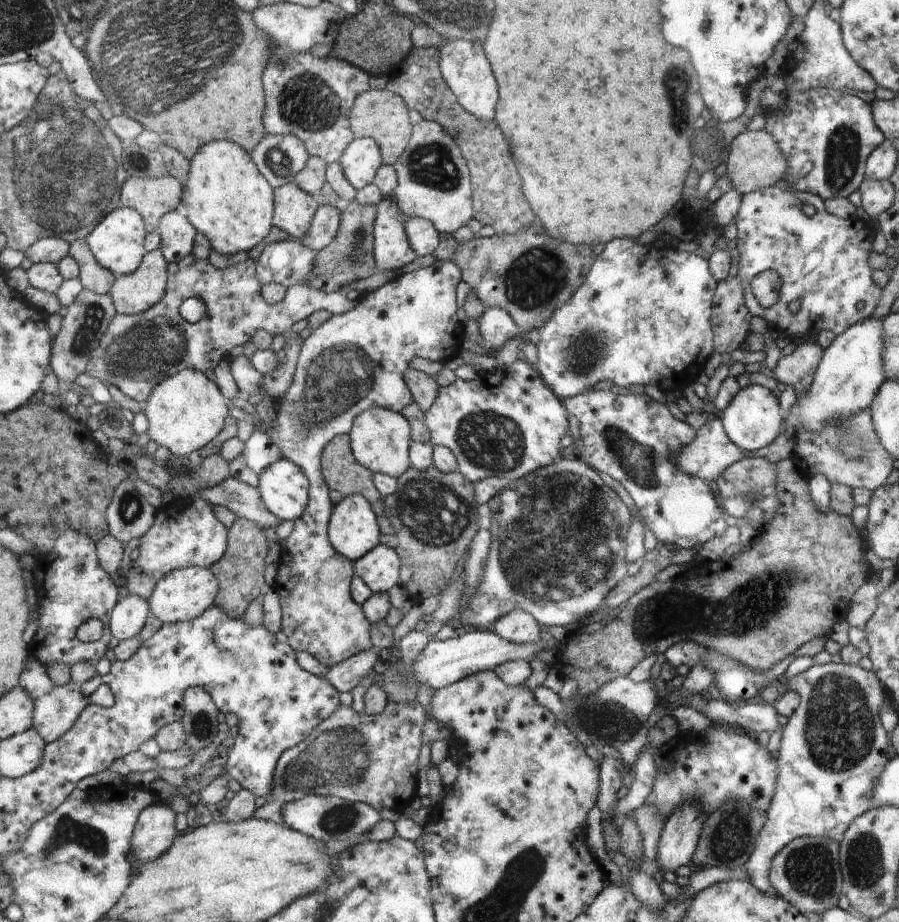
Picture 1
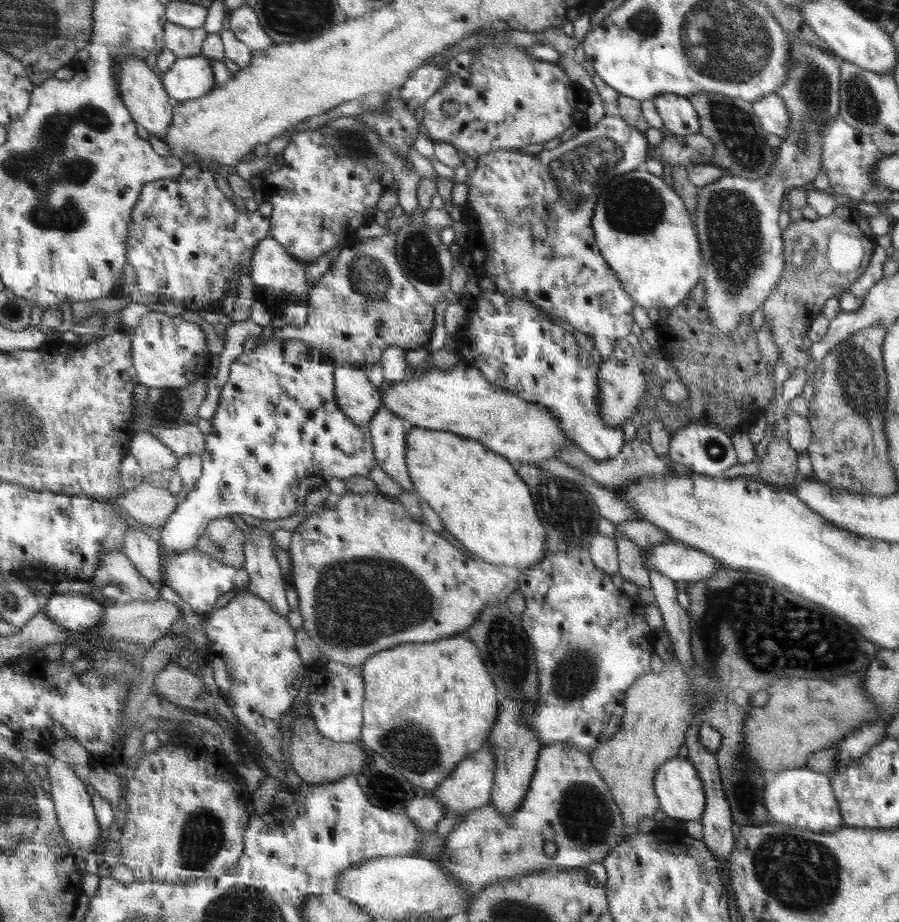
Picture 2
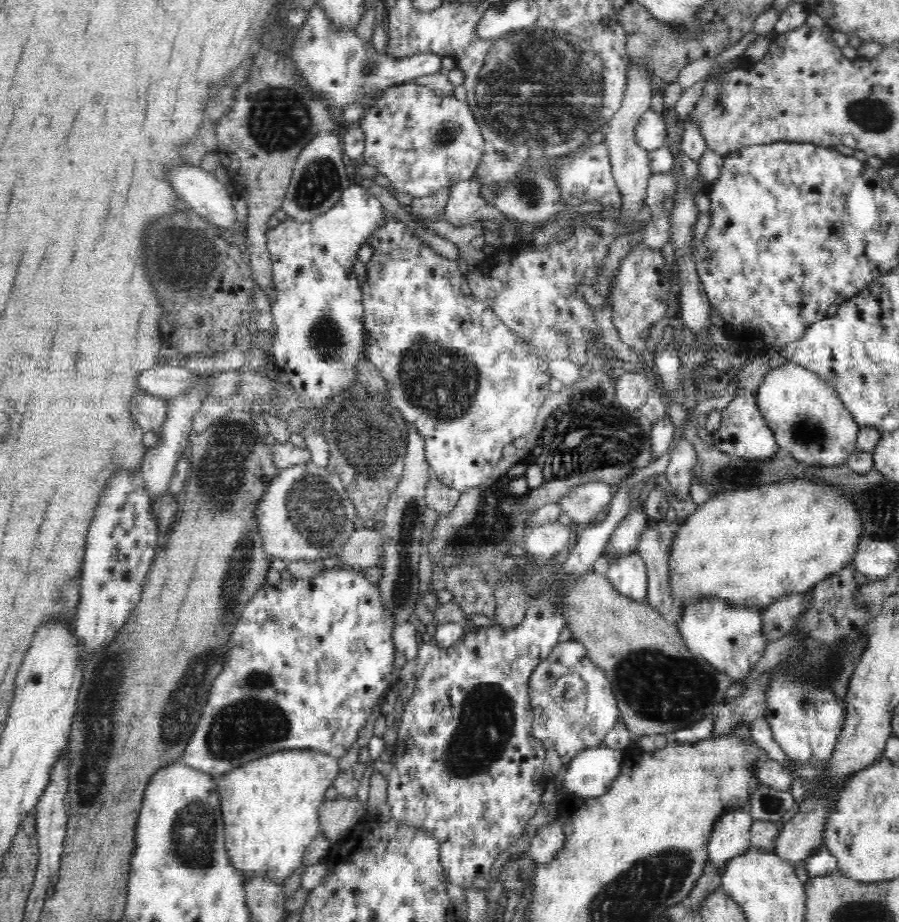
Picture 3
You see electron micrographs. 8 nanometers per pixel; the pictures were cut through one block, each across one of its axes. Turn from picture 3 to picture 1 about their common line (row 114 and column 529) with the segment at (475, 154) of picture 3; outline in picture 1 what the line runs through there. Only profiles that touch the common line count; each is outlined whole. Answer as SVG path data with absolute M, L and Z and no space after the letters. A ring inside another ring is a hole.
M523 357L518 358L512 363L508 368L496 369L488 375L481 375L476 380L465 381L460 377L456 377L456 380L452 384L446 385L444 388L440 388L438 392L439 396L435 400L434 406L426 412L425 423L431 432L430 443L434 445L444 446L450 449L456 460L457 460L457 470L460 471L469 481L473 483L481 481L482 479L488 477L502 477L508 479L510 482L521 479L527 474L533 473L536 469L541 469L555 463L560 456L560 440L562 436L566 434L568 430L568 414L565 406L562 406L562 402L556 398L555 392L552 392L552 389L541 379L539 372L536 370L535 366L528 363L527 360L524 360Z

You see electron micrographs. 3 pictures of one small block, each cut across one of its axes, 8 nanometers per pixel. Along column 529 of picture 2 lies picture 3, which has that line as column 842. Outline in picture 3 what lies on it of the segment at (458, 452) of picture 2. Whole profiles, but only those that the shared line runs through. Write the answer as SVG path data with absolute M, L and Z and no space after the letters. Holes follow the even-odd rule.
M797 478L784 479L776 482L776 484L766 484L766 486L749 488L748 490L721 490L716 495L710 496L708 502L698 505L696 512L688 516L684 521L683 528L679 529L678 540L674 542L671 557L668 558L668 569L670 569L671 575L670 585L672 585L675 606L676 608L684 607L684 603L692 600L693 596L695 596L695 601L699 601L701 596L715 596L717 599L723 599L738 606L766 608L776 602L777 598L784 597L786 594L808 592L815 584L828 579L853 560L863 533L862 517L860 517L858 507L852 503L850 493L846 493L842 487L836 487L836 485Z

